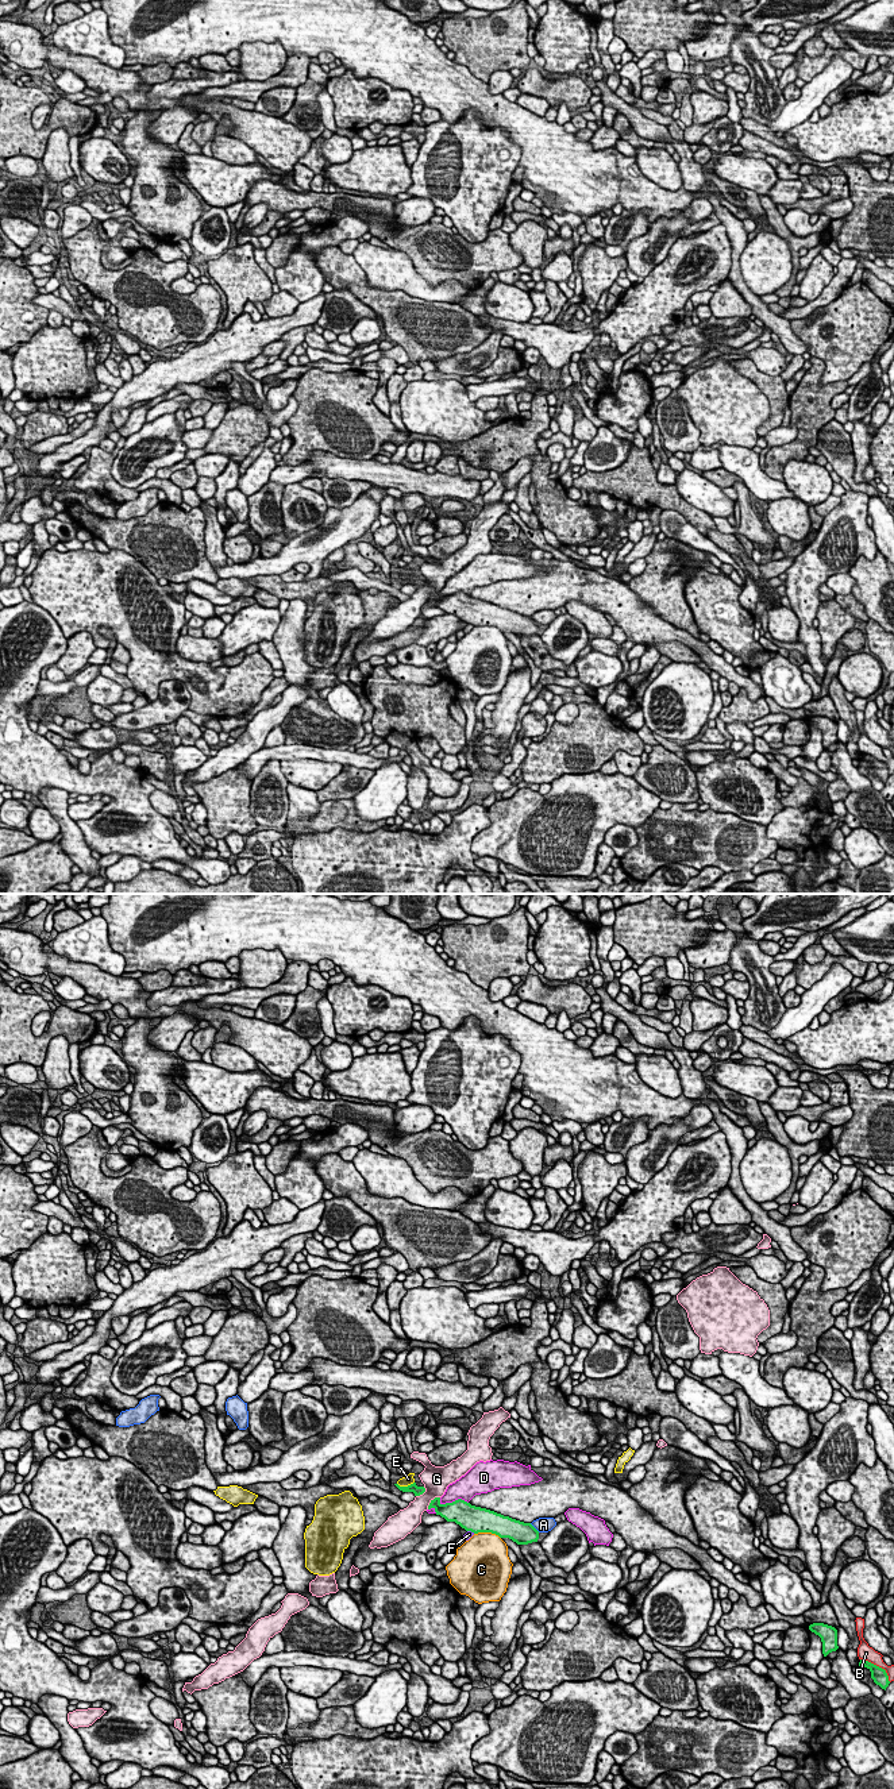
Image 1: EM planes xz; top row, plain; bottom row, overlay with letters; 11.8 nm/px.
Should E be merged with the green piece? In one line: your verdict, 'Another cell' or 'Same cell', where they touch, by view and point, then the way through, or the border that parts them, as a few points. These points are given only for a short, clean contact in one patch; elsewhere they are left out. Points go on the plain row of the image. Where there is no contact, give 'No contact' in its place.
Another cell. Touches green at xz (405, 579). Boundary: xz (413, 574), (407, 578), (397, 577)

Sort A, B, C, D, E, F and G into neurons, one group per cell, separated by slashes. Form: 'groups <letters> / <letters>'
groups A / B / C / D / E / F / G

